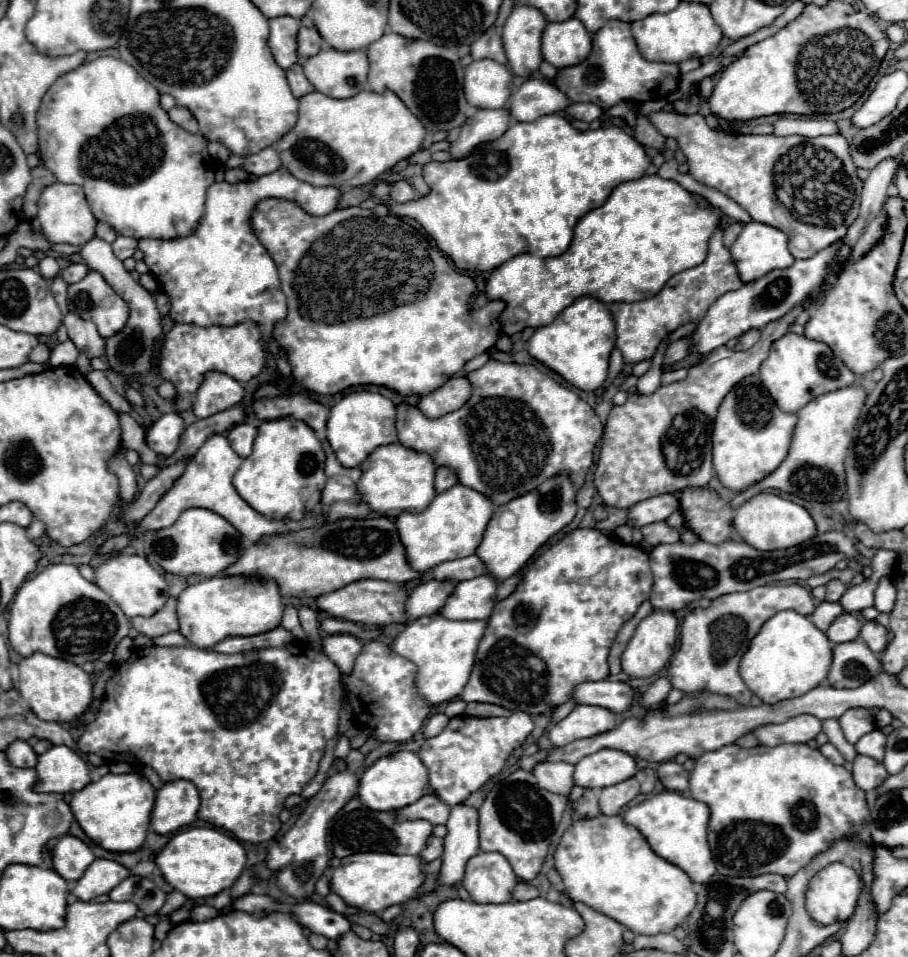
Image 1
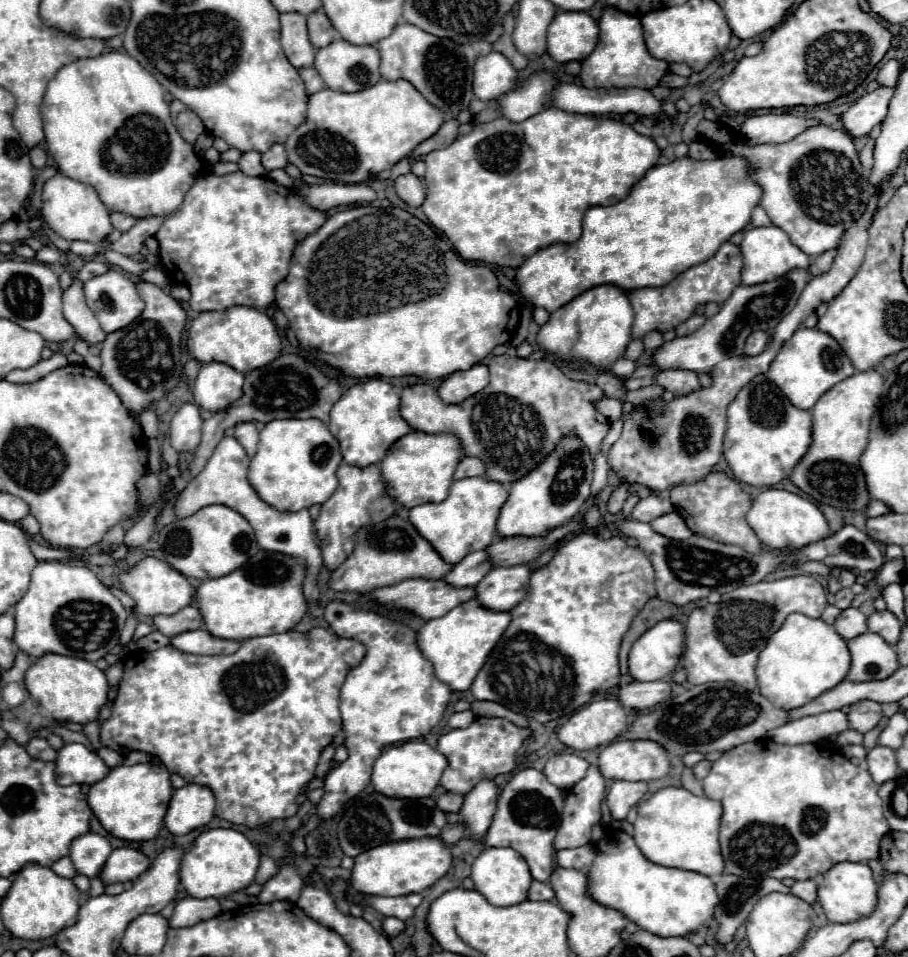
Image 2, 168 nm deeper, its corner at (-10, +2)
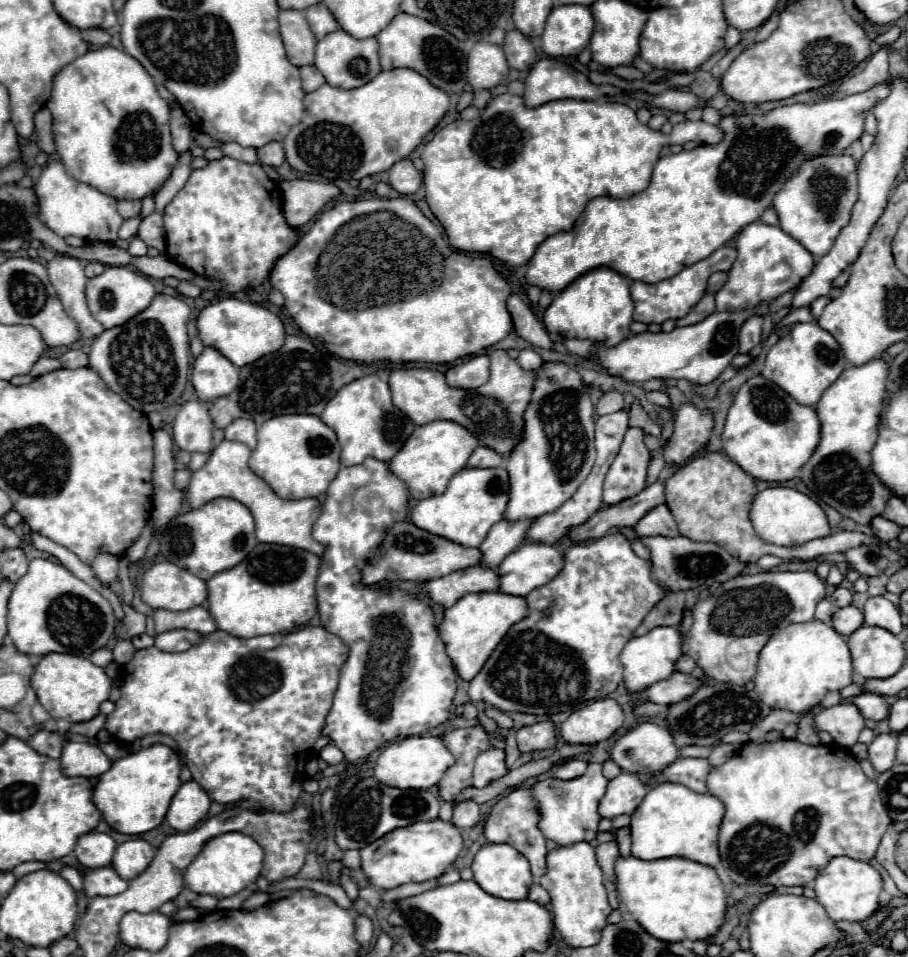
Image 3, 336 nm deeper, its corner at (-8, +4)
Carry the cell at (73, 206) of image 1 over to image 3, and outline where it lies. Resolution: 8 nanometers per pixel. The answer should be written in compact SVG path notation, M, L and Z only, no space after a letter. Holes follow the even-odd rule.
M60 160L50 162L42 170L40 178L34 184L34 192L40 204L40 218L44 218L44 224L58 236L64 238L78 236L84 240L100 240L100 242L118 240L118 228L122 224L122 218L116 212L116 200L84 182L74 180L70 174L66 174Z

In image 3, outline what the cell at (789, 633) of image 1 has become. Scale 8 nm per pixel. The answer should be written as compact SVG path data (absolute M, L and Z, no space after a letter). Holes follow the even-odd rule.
M808 620L786 626L784 630L776 630L776 634L772 634L760 652L754 690L770 708L804 712L818 706L826 692L848 686L852 682L852 674L846 638L820 620Z

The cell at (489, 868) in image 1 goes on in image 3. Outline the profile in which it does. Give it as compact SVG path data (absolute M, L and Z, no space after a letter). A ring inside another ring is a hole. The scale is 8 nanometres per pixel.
M486 844L478 850L478 854L472 860L472 872L474 882L488 892L490 896L504 898L504 900L524 900L528 896L528 888L534 882L528 860L512 846L508 844Z

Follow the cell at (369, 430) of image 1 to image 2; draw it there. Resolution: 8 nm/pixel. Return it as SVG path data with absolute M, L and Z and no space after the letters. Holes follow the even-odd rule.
M374 377L366 382L354 384L338 404L330 410L330 422L328 428L334 434L334 438L340 442L340 452L344 456L344 462L350 466L370 466L378 464L386 450L406 436L412 428L400 415L400 391L392 386L388 379Z

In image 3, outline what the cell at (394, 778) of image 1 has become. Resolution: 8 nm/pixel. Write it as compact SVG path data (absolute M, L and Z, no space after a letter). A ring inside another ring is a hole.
M410 736L404 740L396 740L382 750L378 760L372 766L372 776L392 788L412 788L412 790L428 790L444 776L444 772L452 766L454 758L444 746L440 738L426 738L426 736Z

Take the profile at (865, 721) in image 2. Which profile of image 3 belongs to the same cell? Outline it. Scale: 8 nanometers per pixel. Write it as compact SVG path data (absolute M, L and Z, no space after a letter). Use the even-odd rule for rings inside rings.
M860 694L852 700L860 714L864 714L864 718L870 718L870 720L884 720L888 716L888 704L886 704L886 698L878 696L878 694Z

